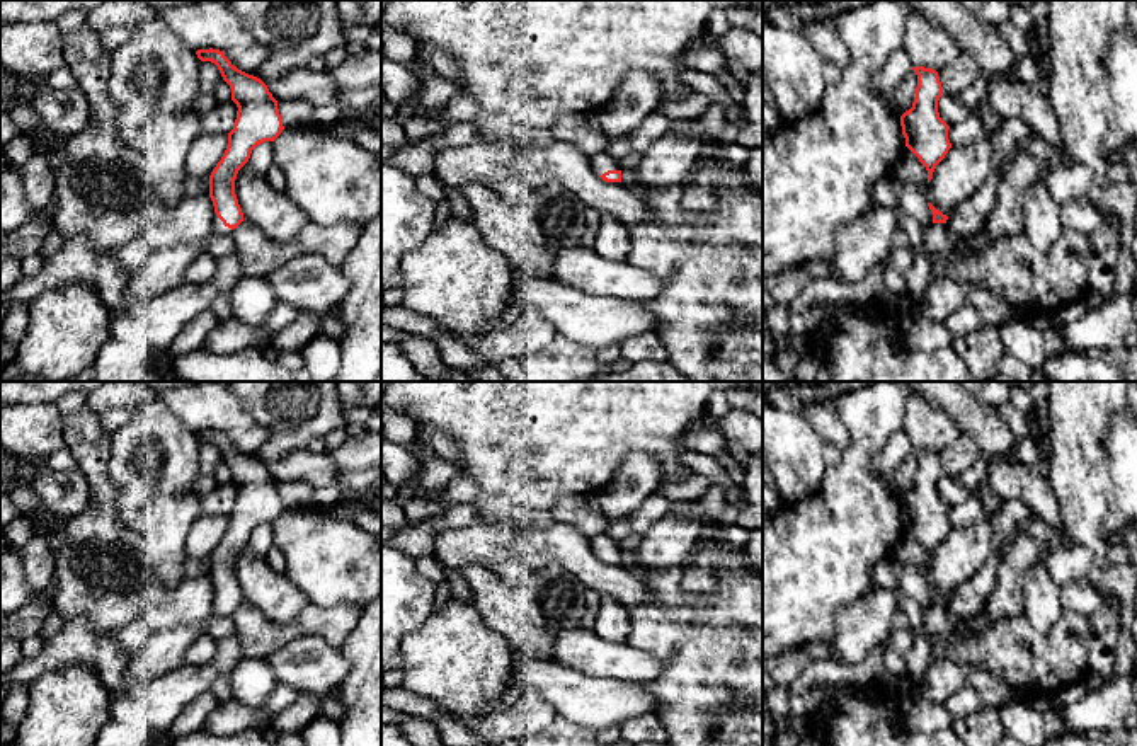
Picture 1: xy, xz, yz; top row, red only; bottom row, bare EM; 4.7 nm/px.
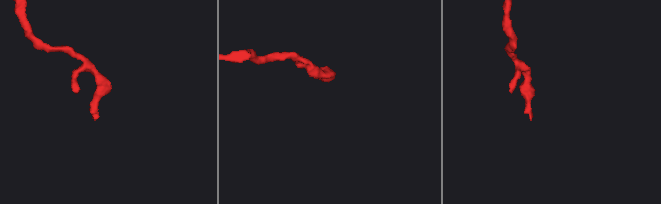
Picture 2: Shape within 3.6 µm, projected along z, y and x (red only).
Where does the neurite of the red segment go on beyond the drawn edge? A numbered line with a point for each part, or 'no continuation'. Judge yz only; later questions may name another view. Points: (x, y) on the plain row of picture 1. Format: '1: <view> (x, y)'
no continuation

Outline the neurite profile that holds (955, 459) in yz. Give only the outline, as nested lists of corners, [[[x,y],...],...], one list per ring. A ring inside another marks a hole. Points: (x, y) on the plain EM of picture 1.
[[[962,433],[958,439],[938,453],[945,475],[958,477],[968,470],[982,455],[980,448],[968,433]]]

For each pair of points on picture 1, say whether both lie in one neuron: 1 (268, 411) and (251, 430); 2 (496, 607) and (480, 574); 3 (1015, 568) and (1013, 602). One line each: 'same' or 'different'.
1: different
2: same
3: same

